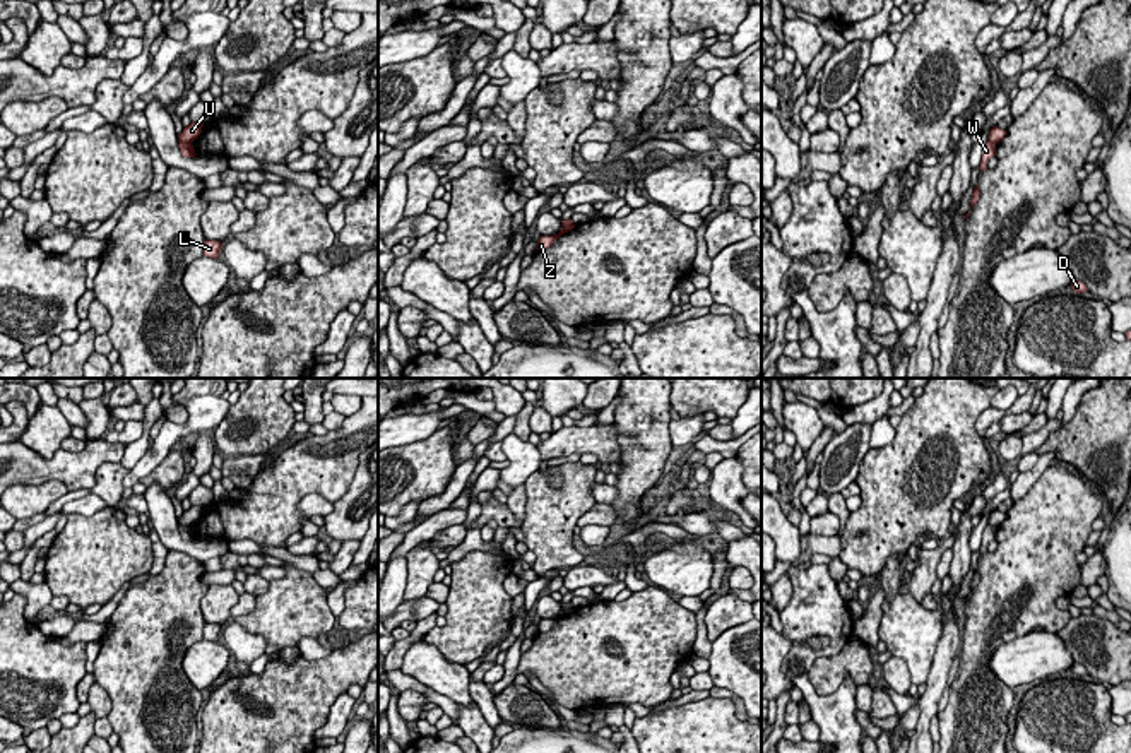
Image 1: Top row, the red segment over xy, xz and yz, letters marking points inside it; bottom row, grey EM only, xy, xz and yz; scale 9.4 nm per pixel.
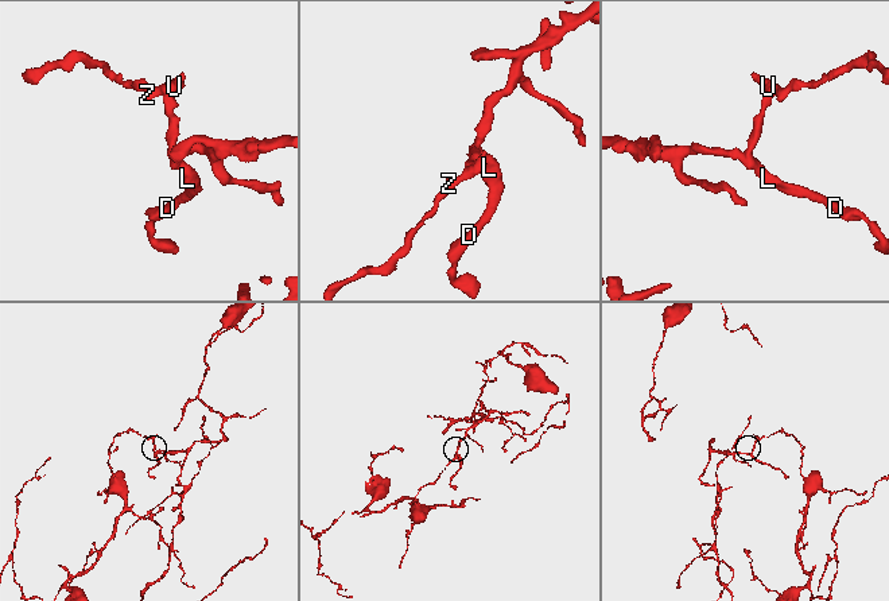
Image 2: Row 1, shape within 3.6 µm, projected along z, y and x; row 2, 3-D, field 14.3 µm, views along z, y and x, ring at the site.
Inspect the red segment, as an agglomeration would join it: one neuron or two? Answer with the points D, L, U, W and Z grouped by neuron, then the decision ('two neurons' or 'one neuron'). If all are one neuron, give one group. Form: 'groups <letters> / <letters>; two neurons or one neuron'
groups D L W / U Z; two neurons

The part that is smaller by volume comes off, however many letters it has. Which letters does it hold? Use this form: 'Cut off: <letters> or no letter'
Cut off: D, L, W

